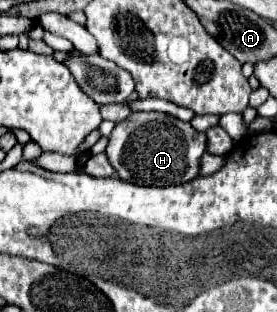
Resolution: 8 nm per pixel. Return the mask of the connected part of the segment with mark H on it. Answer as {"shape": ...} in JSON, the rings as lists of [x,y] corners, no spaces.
{"shape":[[[133,112],[125,122],[117,124],[109,136],[105,156],[119,174],[121,180],[133,182],[139,186],[177,186],[193,180],[199,174],[199,160],[207,150],[207,138],[195,138],[197,130],[189,122],[181,122],[163,112]]]}

